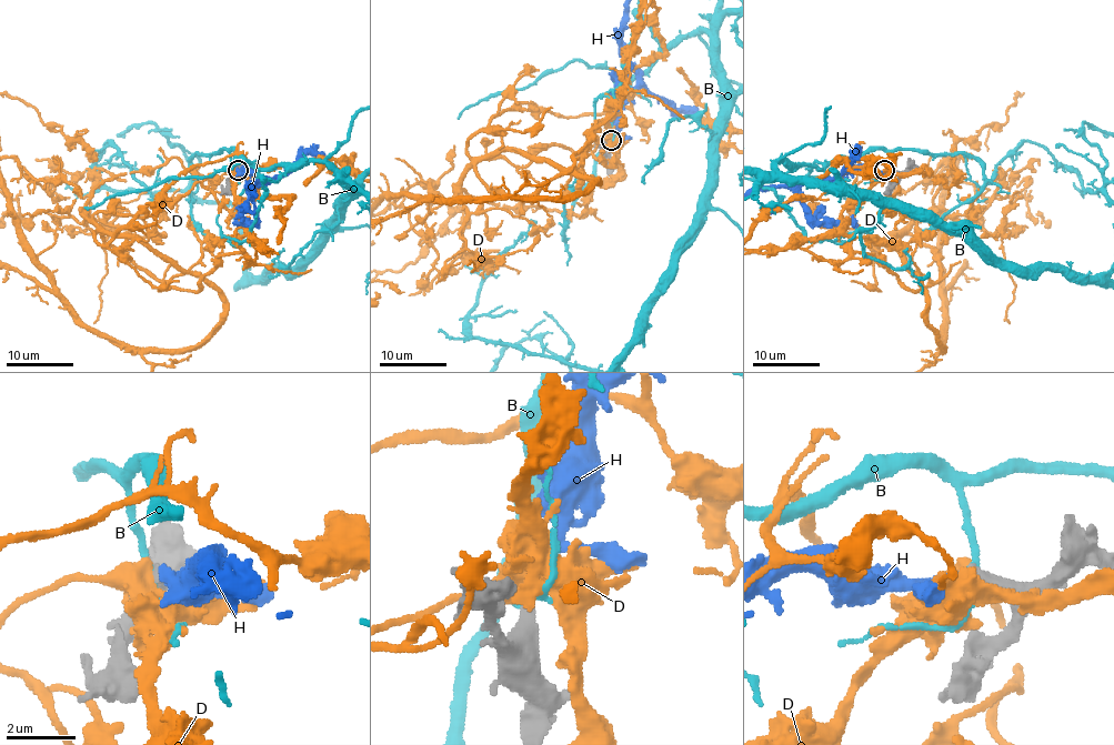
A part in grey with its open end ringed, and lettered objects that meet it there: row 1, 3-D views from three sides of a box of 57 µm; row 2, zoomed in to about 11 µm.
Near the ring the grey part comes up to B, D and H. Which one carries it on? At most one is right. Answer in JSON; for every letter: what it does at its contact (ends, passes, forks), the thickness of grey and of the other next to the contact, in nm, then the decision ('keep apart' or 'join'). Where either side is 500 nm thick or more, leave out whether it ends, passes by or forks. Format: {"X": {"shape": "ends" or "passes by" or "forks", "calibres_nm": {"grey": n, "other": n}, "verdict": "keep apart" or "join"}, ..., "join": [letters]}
{"B": {"shape": "passes by", "calibres_nm": {"grey": 400, "other": 190}, "verdict": "keep apart"}, "D": {"shape": "passes by", "calibres_nm": {"grey": 360, "other": 480}, "verdict": "keep apart"}, "H": {"shape": "passes by", "calibres_nm": {"grey": 260, "other": 190}, "verdict": "join"}, "join": ["H"]}

